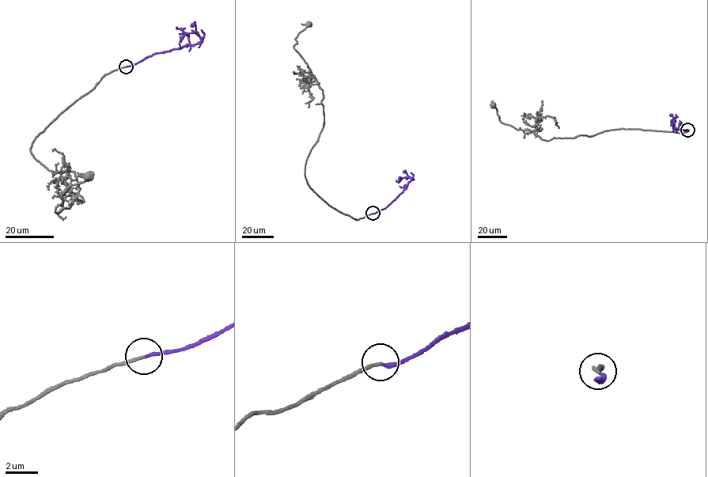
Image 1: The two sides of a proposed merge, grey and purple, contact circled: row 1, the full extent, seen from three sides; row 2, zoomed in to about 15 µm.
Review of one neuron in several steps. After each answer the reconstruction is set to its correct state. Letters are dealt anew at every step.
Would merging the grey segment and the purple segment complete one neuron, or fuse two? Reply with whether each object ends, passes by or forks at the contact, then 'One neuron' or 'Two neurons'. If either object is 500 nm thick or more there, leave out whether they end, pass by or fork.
At the ring grey ends. At the ring purple ends. One neuron

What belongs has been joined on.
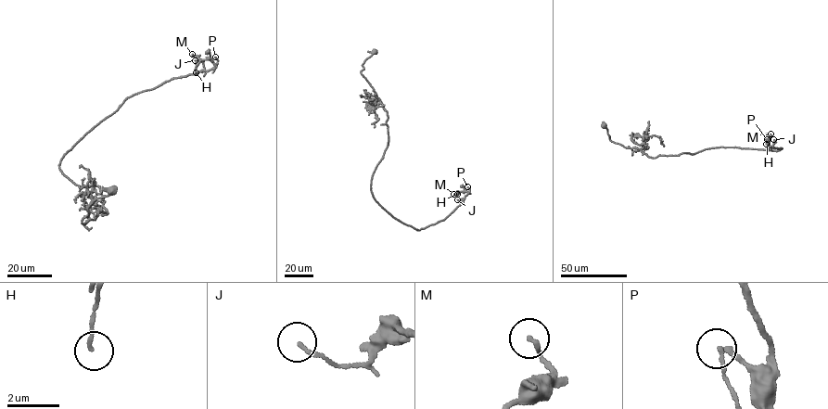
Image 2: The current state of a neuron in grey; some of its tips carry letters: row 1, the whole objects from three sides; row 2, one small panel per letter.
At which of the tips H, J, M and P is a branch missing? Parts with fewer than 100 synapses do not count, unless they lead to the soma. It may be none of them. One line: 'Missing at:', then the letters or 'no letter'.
Missing at: no letter

